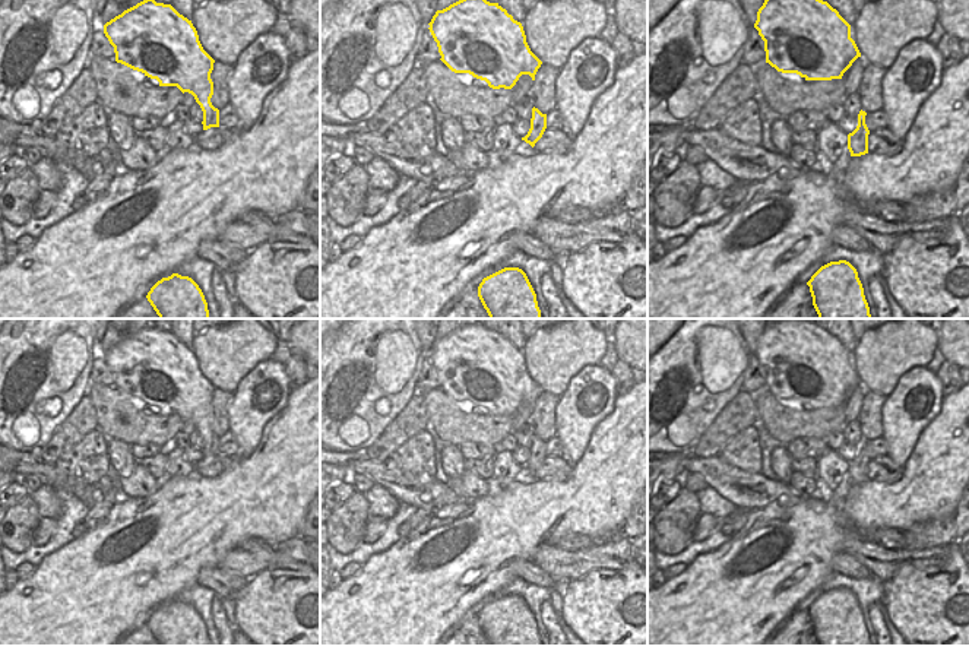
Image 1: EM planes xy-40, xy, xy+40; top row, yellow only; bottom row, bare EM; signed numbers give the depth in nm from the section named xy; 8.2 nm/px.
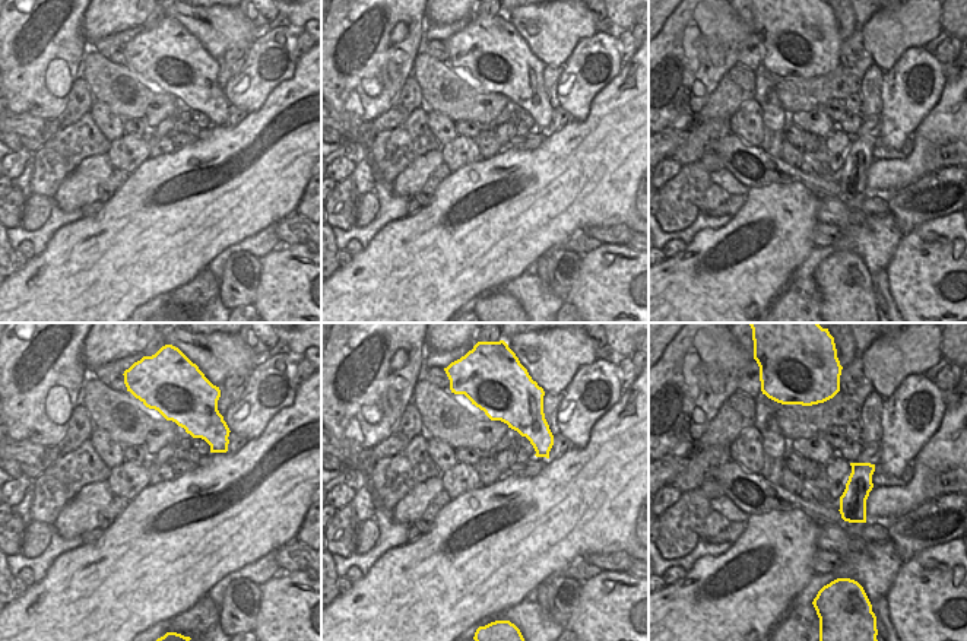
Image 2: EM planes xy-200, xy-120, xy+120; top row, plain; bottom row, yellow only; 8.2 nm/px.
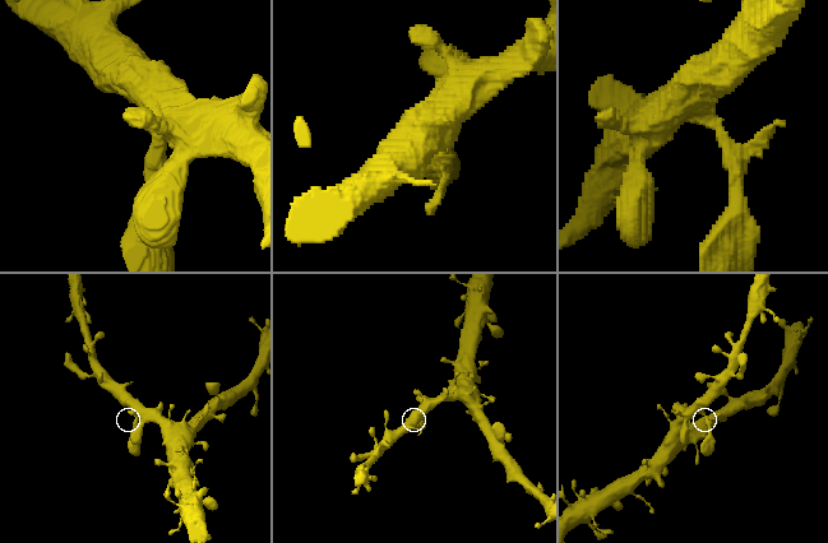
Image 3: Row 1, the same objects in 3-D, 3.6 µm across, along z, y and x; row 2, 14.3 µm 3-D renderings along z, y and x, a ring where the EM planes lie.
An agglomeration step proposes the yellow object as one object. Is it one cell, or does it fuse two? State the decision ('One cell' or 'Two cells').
One cell

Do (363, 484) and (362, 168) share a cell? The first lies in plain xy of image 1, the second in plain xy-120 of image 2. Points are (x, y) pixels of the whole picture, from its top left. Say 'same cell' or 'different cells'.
different cells

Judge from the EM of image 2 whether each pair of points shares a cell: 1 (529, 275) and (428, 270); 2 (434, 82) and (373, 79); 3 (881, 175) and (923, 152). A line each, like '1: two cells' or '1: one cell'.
1: two cells
2: two cells
3: one cell

